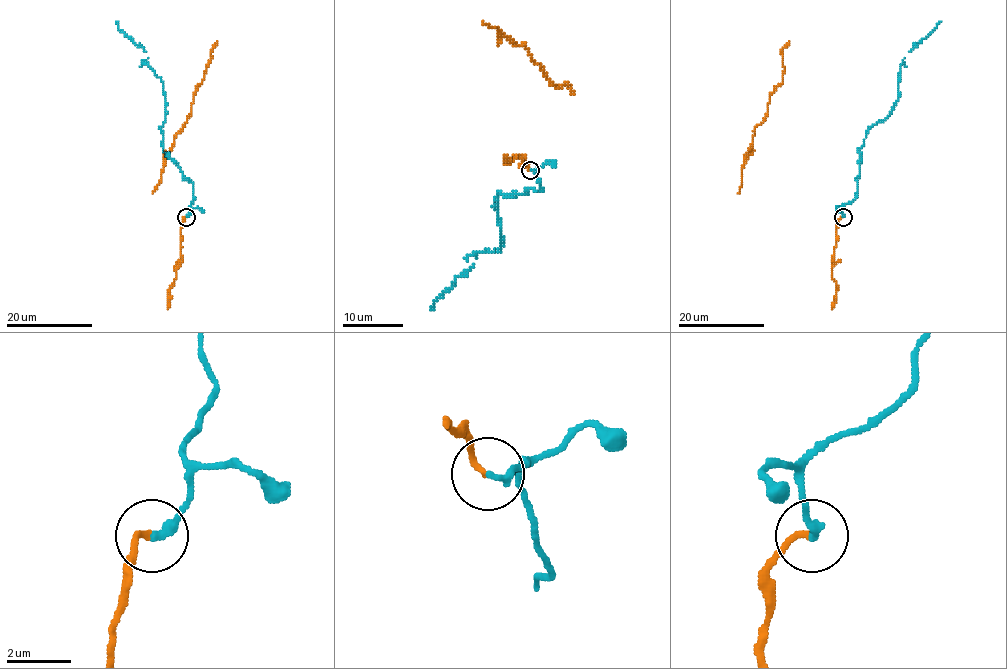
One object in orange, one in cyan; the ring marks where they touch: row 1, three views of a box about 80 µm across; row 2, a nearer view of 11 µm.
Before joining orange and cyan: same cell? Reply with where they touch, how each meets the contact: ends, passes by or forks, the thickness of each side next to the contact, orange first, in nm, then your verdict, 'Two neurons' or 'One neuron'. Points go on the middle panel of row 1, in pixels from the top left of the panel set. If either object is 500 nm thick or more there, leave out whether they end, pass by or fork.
Place: (530, 170). At the ring orange ends. At the ring cyan ends. Thickness 180 nm (orange) against 240 nm. One neuron

